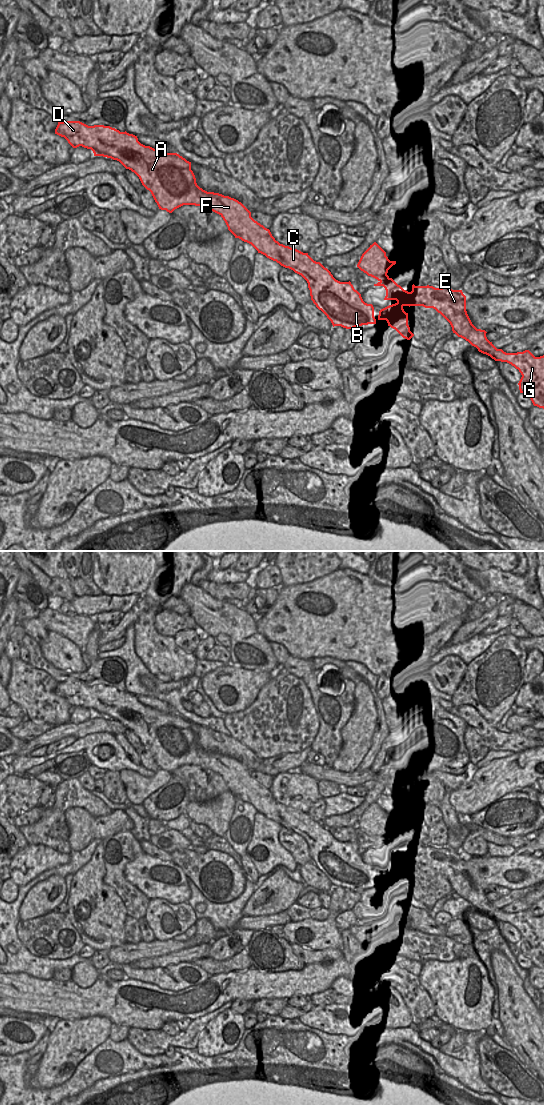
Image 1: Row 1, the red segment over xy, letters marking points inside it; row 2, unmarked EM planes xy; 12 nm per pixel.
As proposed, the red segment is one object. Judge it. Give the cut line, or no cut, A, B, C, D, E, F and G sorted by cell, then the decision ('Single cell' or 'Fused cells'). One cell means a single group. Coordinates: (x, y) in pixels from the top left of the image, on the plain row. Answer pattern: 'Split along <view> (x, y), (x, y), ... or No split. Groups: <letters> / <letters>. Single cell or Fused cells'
No split. Groups: A B C D E F G. Single cell

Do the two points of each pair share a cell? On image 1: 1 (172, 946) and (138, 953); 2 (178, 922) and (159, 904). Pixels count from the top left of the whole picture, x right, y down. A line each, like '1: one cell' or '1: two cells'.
1: one cell
2: one cell

